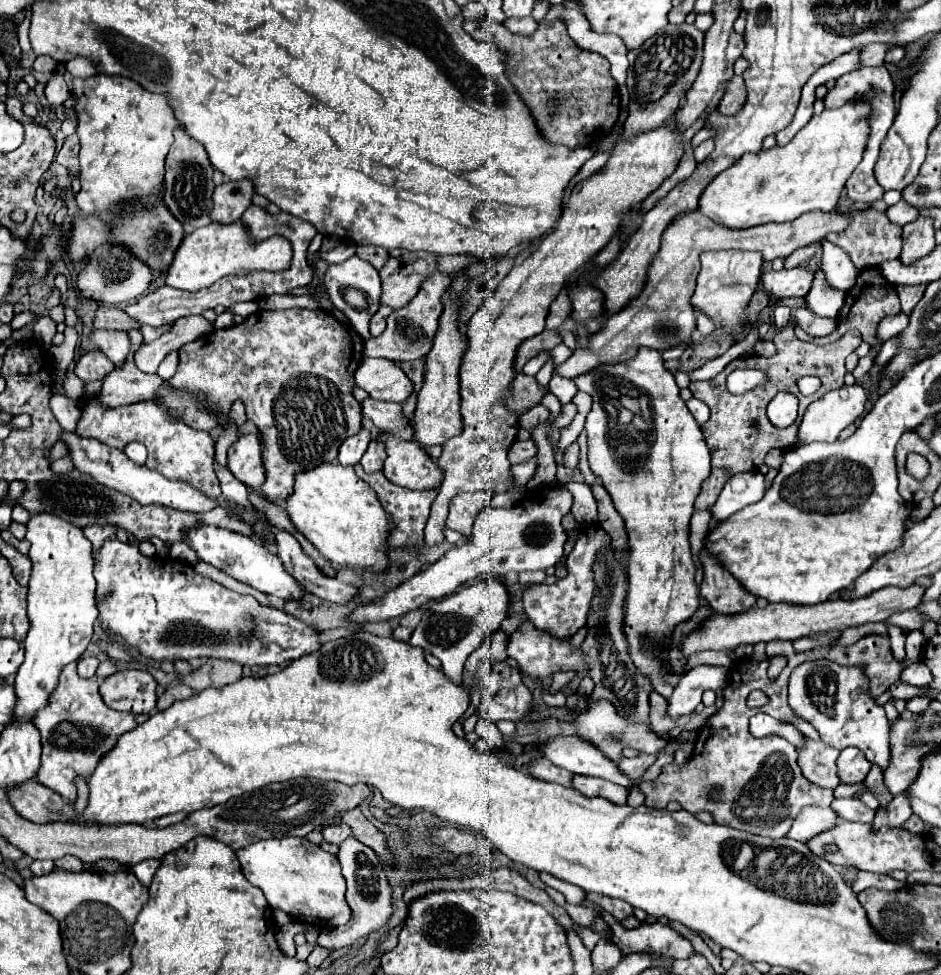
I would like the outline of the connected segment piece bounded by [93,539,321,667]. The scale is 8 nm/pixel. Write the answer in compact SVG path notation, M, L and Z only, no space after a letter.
M107 539L101 551L97 551L93 574L96 580L95 597L99 603L101 629L107 635L121 637L129 647L139 649L143 657L155 661L189 661L197 657L209 657L235 661L245 667L283 665L321 647L317 641L317 631L311 625L295 619L293 615L273 607L265 607L251 595L235 593L217 581L195 573L189 563L181 563L171 557L159 559L157 555L145 557L137 545Z

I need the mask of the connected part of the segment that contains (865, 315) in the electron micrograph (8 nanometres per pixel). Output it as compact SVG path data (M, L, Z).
M869 267L869 269L863 269L857 277L857 283L845 293L845 305L841 307L839 311L839 317L837 317L837 329L831 333L831 335L825 335L825 337L811 337L809 333L805 333L799 325L795 325L795 333L797 337L801 337L803 341L811 341L811 343L831 343L835 339L839 339L841 335L845 335L849 329L859 329L861 337L865 343L871 345L871 353L877 355L881 351L881 341L877 339L877 327L881 323L881 319L885 317L891 317L891 315L897 315L901 313L901 305L897 301L897 291L893 285L889 285L889 281L885 281L885 277L881 275L881 269L879 267Z

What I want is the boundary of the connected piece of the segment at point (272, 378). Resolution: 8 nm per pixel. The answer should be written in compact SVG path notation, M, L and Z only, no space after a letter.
M301 307L285 309L285 311L259 311L259 315L253 313L253 315L249 315L249 317L247 317L243 323L239 323L239 325L231 325L231 327L227 327L227 329L215 329L215 331L211 331L209 335L203 335L203 337L199 337L197 341L191 341L191 343L187 343L185 347L181 347L181 349L179 349L179 369L177 369L175 377L165 383L165 387L161 389L161 393L159 393L153 401L165 405L165 407L169 409L169 413L173 413L175 417L181 417L181 421L185 421L187 425L191 425L191 427L195 427L195 429L205 429L205 431L209 431L209 429L213 429L213 427L219 425L219 419L217 419L215 415L211 415L207 409L203 409L203 407L199 405L197 397L179 397L179 395L173 395L169 389L173 387L173 389L185 389L185 391L189 391L189 393L205 393L205 395L209 397L209 401L217 403L223 411L229 409L229 405L231 405L235 399L241 399L241 401L245 403L249 421L253 421L253 423L257 425L259 433L261 433L261 439L263 439L263 459L265 459L265 469L267 469L267 481L263 483L261 493L263 493L267 499L277 501L277 499L289 497L289 493L293 491L293 475L295 475L297 471L311 469L311 467L321 465L321 463L325 463L325 461L335 461L341 443L343 443L347 437L359 433L359 429L361 429L361 419L363 419L363 417L361 417L361 403L353 397L353 389L357 387L357 383L353 381L353 373L355 373L357 367L361 365L361 361L363 361L363 339L361 339L361 335L359 335L359 333L353 333L353 329L349 329L349 325L337 321L337 319L335 319L331 313L327 313L327 311L321 311L321 309L311 311L311 309L301 309Z

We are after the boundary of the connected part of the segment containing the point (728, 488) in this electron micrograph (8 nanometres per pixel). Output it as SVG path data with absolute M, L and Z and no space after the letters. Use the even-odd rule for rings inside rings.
M759 471L737 473L737 477L731 477L725 483L725 489L721 491L717 503L713 505L711 515L717 521L727 519L733 513L741 511L745 505L761 501L765 491L767 491L767 485L765 485L765 479Z

